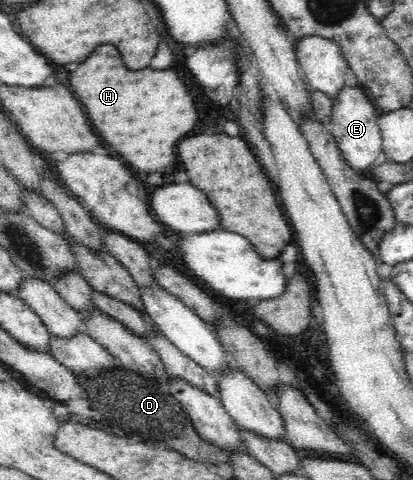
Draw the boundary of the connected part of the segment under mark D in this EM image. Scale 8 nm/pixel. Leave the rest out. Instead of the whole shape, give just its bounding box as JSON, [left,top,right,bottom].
[77,367,231,464]

